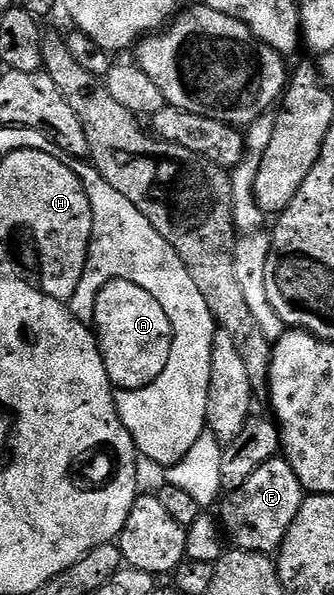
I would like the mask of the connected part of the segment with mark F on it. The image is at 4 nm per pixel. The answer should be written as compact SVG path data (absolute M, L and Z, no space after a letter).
M282 457L270 459L257 469L257 473L250 475L241 489L222 496L222 530L238 550L274 556L285 541L285 533L289 533L289 525L293 525L304 498L305 492L297 473L293 473L293 465Z

